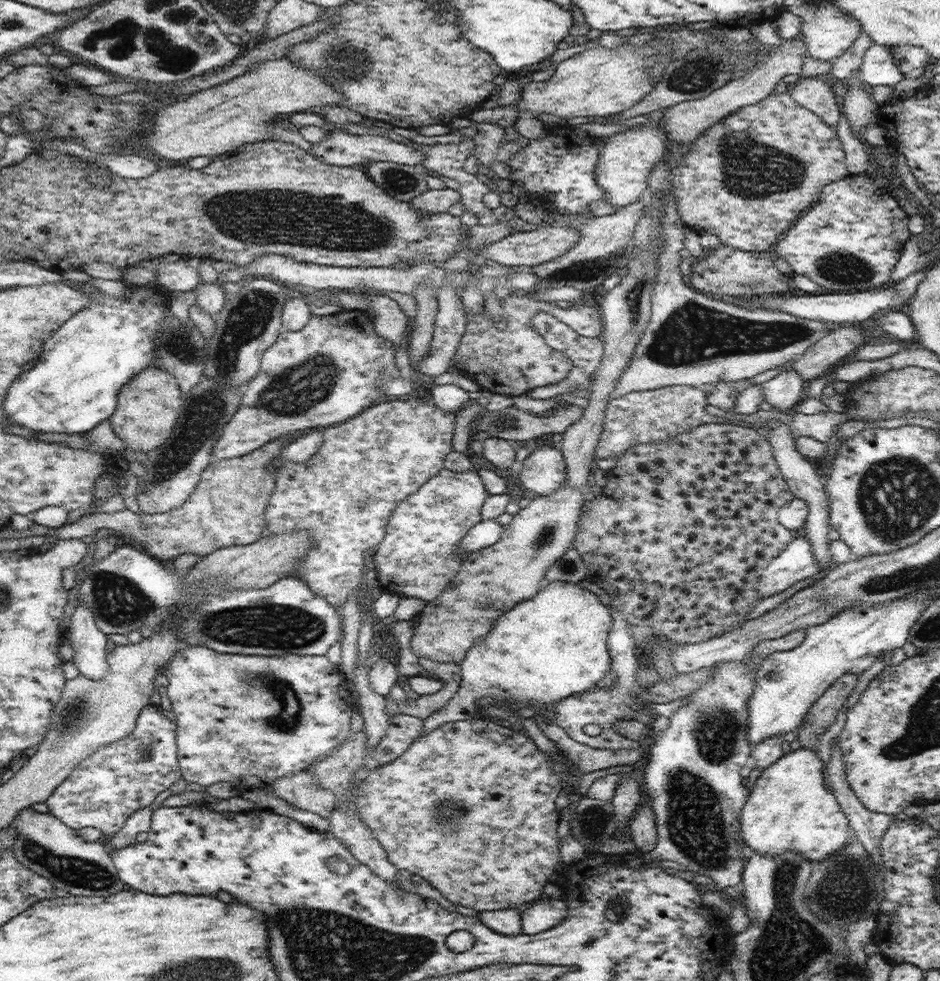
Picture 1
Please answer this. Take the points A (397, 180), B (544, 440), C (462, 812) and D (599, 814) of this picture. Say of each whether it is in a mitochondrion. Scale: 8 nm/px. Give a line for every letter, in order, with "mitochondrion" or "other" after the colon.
A: mitochondrion
B: other
C: mitochondrion
D: mitochondrion

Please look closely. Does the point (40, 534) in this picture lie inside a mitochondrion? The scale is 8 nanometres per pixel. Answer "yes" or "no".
no

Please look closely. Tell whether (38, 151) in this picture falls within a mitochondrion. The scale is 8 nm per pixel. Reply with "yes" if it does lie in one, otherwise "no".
no

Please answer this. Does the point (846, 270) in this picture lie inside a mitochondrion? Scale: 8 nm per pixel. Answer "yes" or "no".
yes

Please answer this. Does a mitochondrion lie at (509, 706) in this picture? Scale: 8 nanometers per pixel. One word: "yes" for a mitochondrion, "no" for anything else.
no

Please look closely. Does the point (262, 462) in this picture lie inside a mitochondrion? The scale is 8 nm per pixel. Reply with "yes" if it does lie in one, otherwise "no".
no

